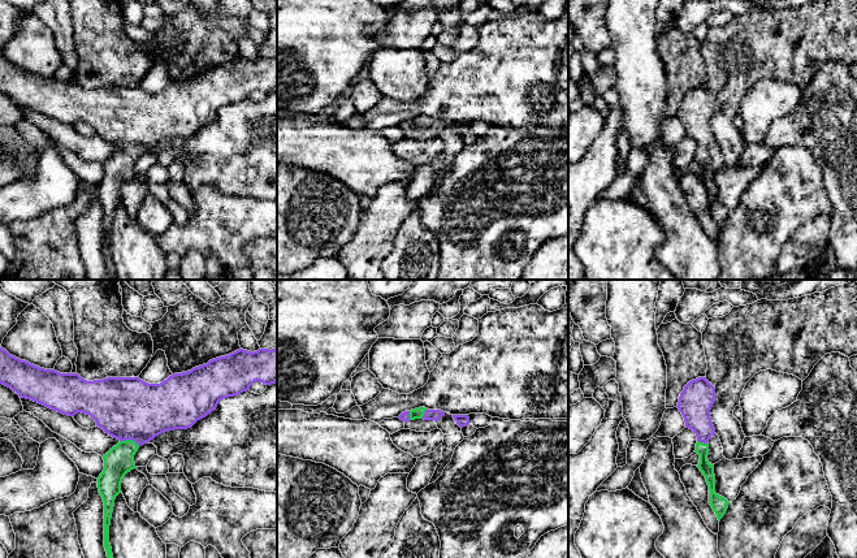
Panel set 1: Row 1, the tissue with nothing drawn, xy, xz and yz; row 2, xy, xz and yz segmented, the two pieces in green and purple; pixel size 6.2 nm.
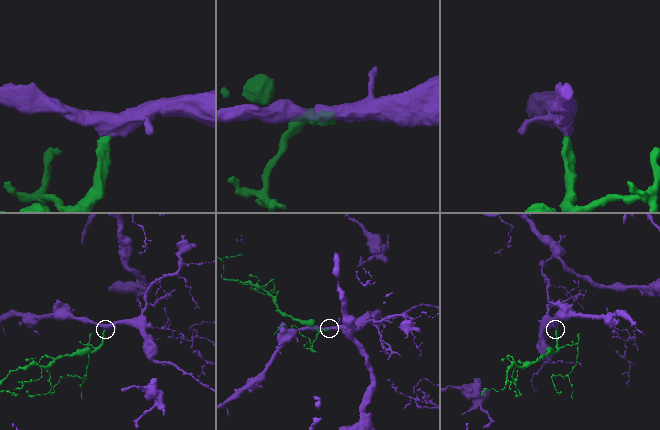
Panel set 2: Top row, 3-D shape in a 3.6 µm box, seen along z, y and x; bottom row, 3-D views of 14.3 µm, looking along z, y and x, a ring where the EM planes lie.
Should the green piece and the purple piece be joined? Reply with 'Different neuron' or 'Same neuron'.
Same neuron

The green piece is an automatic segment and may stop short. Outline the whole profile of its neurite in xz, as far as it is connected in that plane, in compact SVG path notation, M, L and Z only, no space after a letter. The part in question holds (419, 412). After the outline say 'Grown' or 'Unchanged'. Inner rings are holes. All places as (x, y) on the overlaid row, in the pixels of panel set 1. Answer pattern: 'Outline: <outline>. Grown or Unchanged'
Outline: M419 407L411 411L402 412L398 418L404 423L415 419L434 420L438 421L445 415L441 410L428 410L425 407Z. Grown

